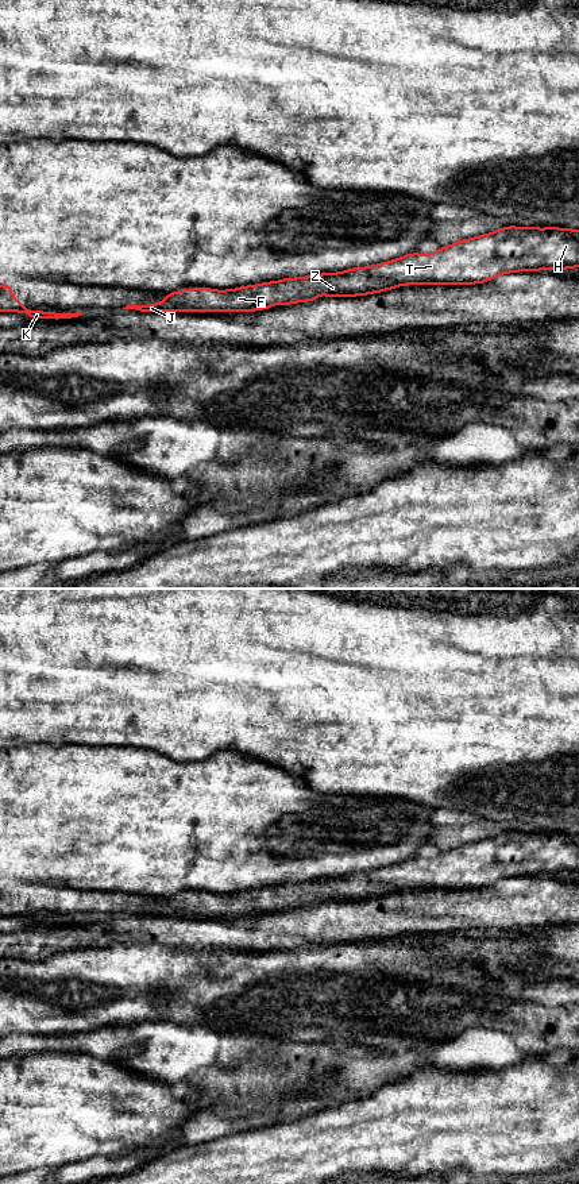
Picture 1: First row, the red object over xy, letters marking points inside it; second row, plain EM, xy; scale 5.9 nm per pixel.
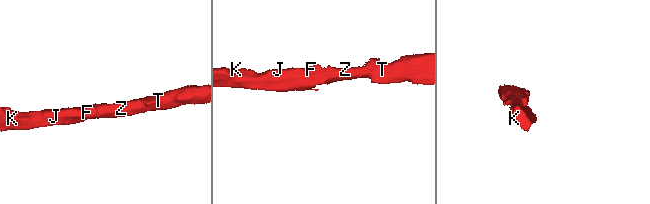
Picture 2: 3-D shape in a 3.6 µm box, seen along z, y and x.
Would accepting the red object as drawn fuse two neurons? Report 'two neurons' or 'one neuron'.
one neuron

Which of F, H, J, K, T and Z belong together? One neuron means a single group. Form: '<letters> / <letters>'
F H J K T Z

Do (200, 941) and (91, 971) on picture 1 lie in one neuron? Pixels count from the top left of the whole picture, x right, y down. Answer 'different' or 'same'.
different

